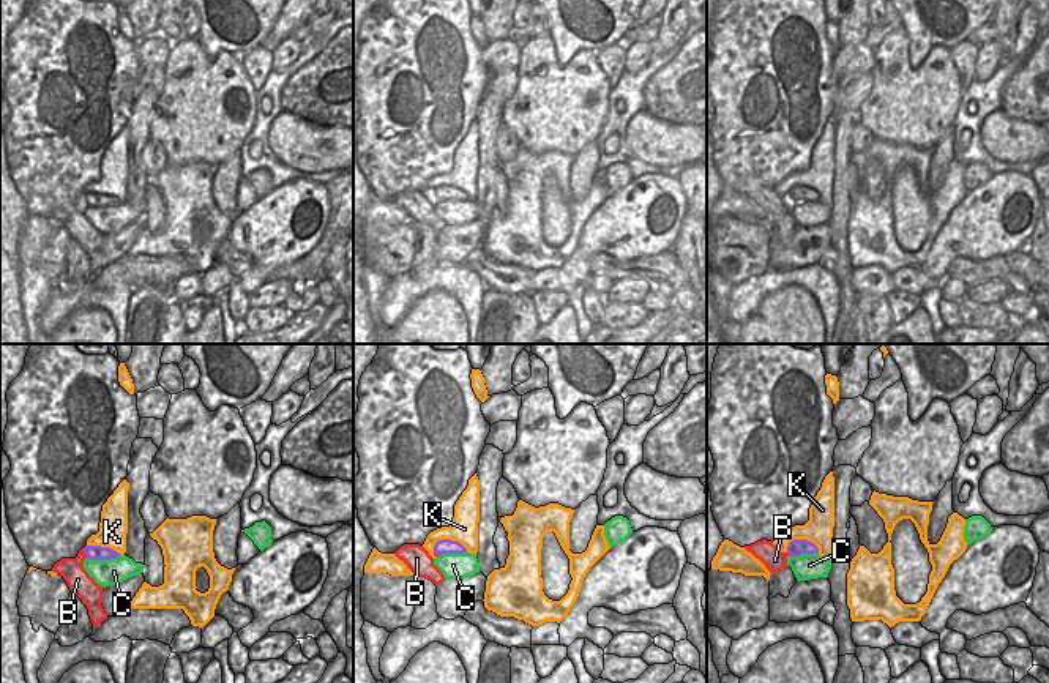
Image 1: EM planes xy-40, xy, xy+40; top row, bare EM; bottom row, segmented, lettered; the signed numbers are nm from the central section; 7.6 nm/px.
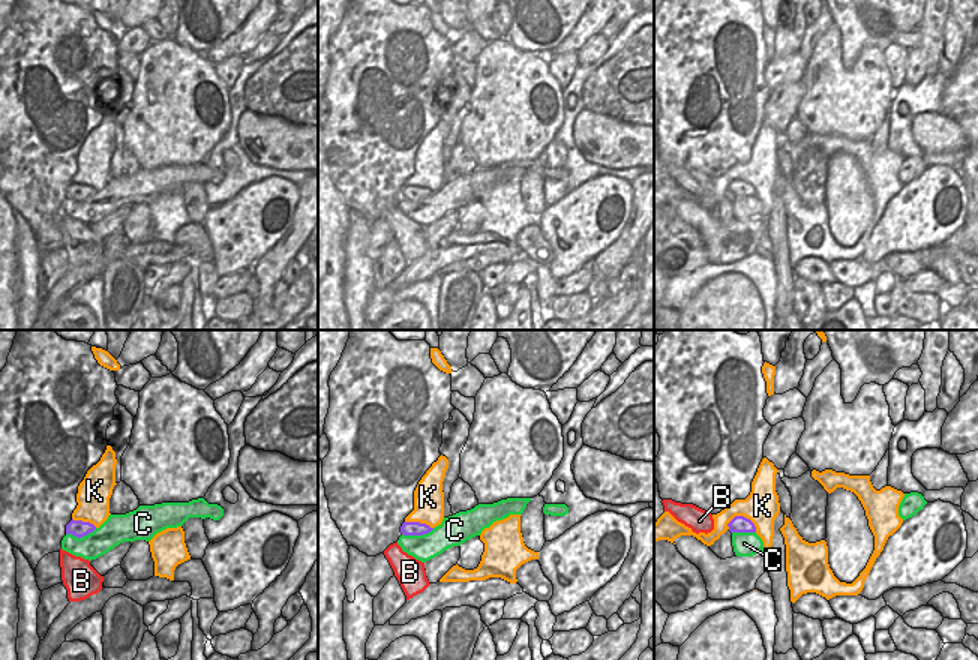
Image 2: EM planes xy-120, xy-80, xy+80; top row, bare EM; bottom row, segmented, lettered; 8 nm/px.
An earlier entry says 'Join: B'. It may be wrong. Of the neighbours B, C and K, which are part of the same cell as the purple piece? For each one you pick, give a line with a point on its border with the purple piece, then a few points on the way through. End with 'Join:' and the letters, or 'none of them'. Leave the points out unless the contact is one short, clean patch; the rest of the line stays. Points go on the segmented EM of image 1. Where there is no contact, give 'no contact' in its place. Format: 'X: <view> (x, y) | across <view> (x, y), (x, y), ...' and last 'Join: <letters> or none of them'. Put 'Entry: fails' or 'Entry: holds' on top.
Entry: fails
C: xy-40 (103, 559)
Join: C

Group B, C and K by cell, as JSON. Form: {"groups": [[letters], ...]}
{"groups": [["B"], ["C"], ["K"]]}

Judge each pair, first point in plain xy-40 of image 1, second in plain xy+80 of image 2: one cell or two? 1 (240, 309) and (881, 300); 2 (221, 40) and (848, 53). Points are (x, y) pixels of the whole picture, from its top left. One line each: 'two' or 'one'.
1: one
2: one

